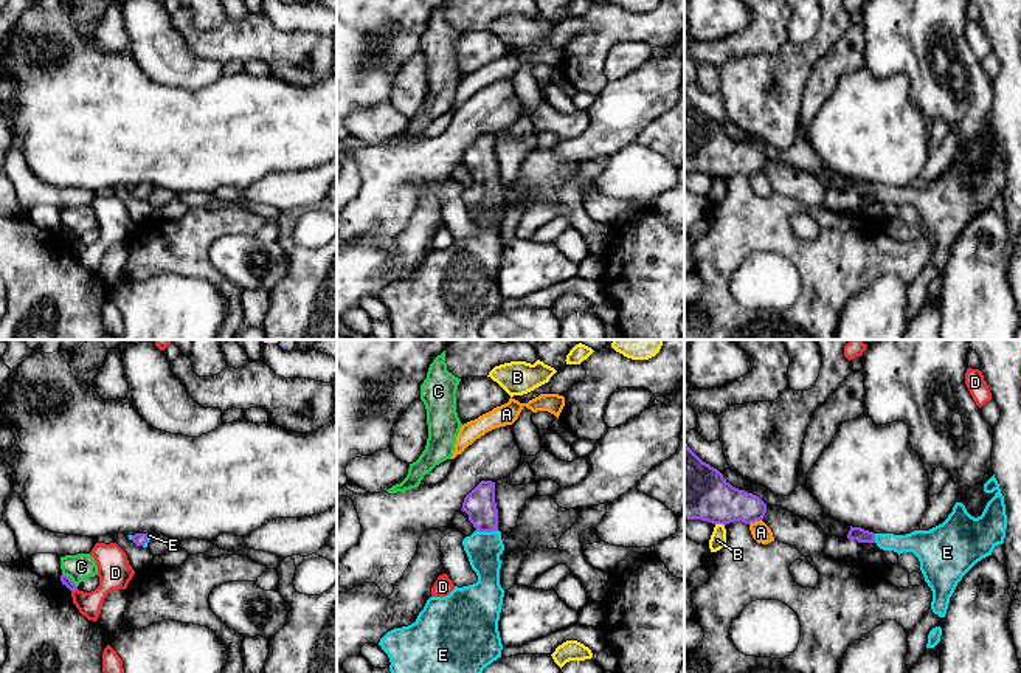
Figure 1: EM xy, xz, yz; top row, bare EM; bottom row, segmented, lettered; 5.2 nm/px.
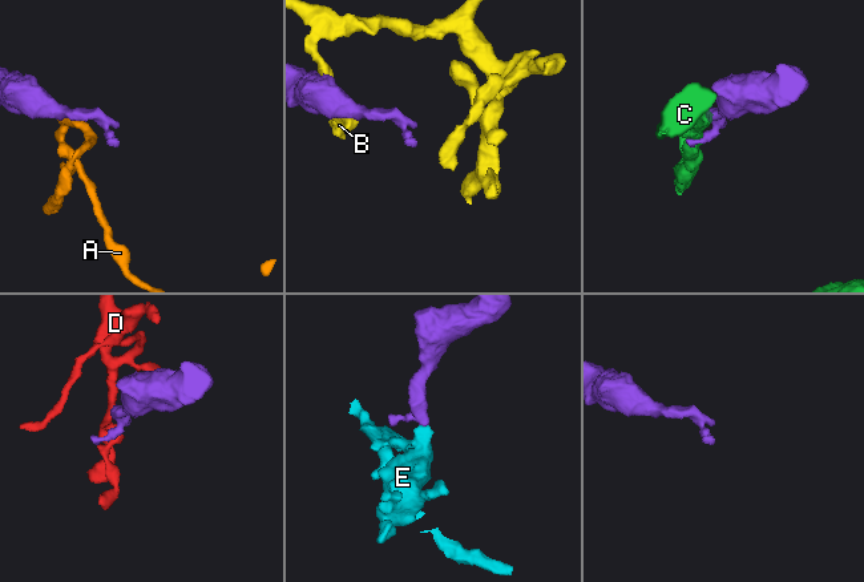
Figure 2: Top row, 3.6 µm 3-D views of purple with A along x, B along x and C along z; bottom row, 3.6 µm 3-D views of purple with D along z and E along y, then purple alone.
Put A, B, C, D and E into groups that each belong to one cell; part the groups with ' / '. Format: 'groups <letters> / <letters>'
groups A / B / C / D / E

